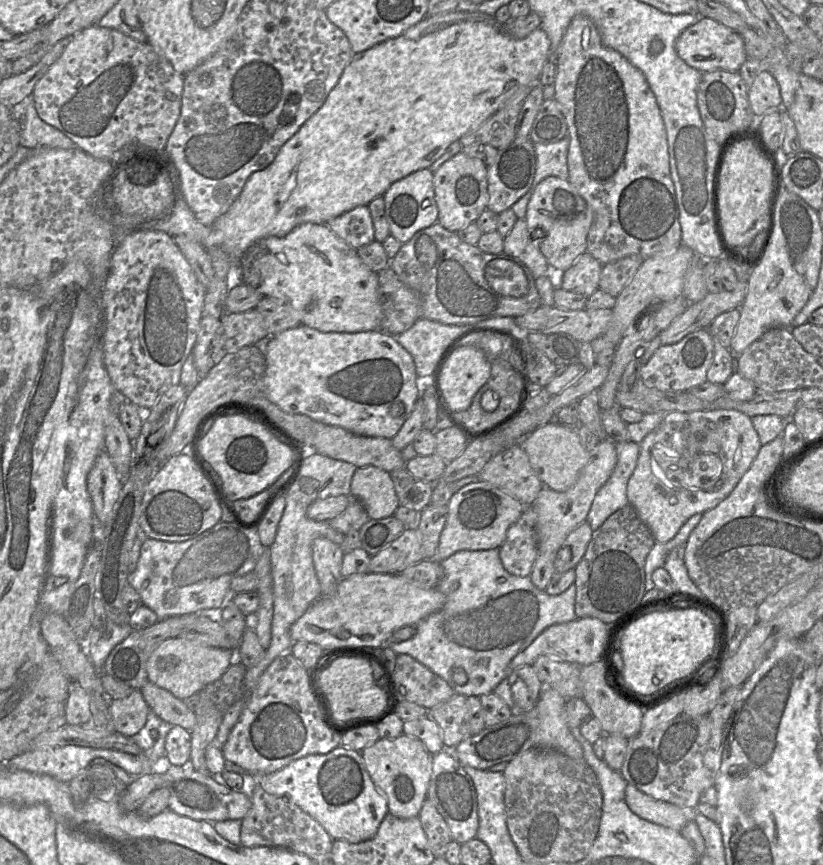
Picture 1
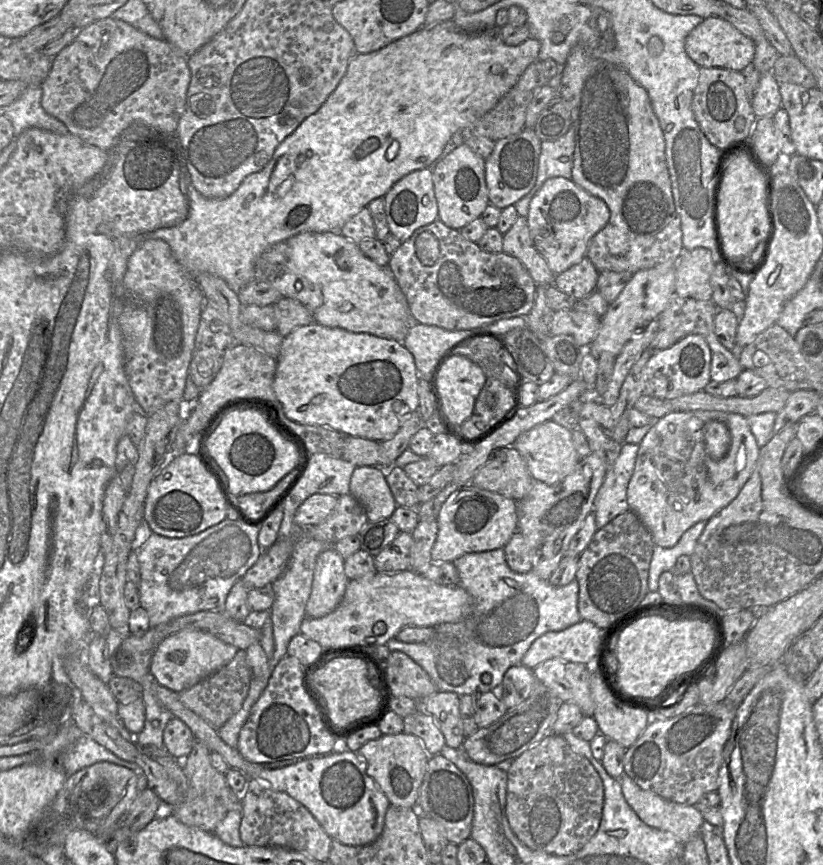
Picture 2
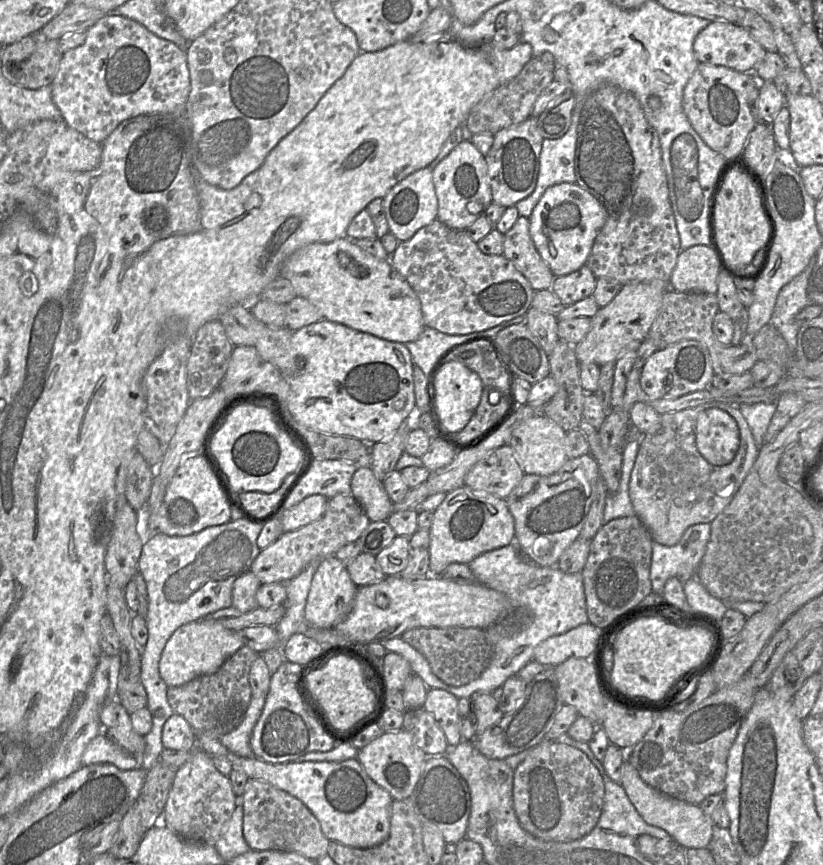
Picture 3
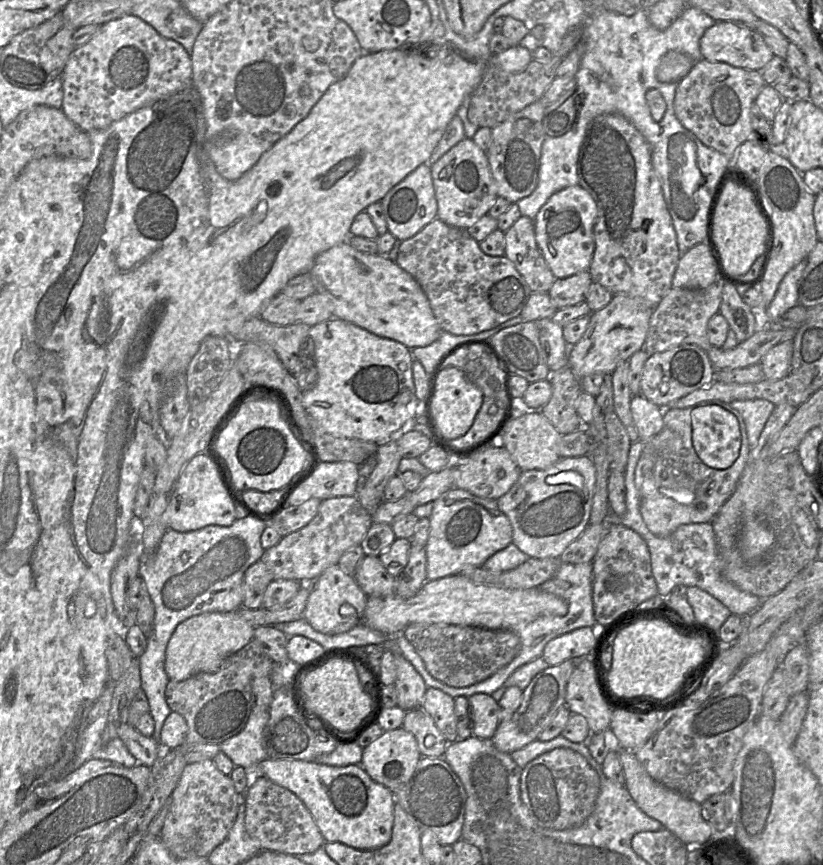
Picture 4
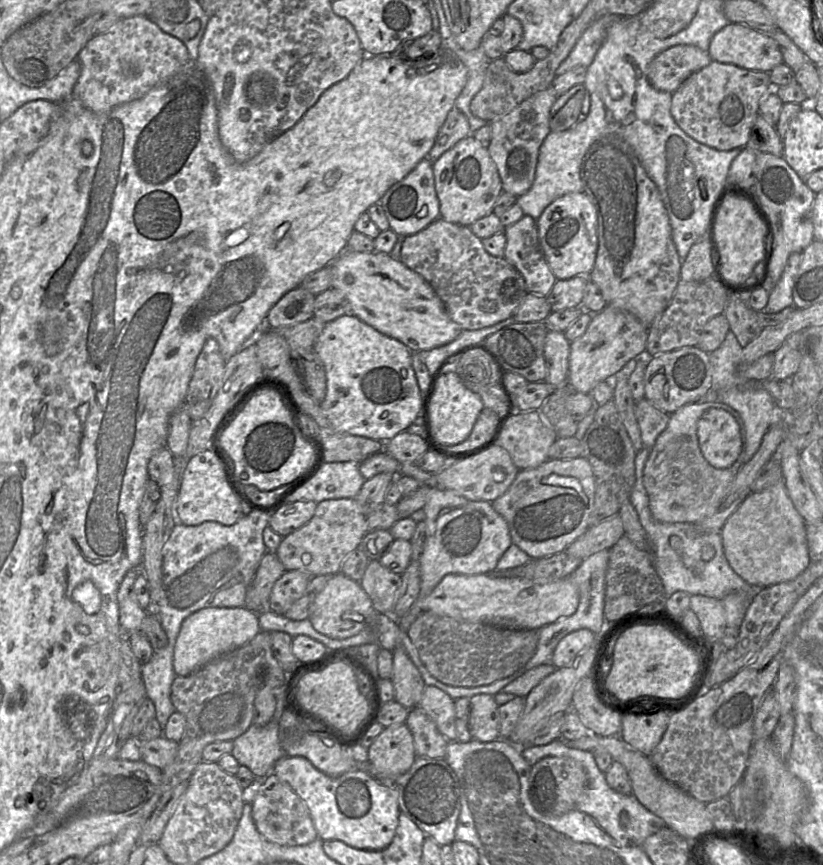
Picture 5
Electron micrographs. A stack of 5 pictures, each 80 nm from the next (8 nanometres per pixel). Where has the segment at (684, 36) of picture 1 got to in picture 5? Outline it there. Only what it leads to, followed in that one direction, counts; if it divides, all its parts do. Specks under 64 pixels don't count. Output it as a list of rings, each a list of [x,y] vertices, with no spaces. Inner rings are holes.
[[[729,23],[712,38],[708,53],[713,61],[769,73],[783,62],[772,36],[738,23]]]

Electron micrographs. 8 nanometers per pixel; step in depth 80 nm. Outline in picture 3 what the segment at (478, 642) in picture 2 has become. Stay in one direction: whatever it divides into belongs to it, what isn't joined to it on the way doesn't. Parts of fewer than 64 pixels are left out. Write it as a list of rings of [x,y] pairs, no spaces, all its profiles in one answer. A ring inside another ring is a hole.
[[[515,543],[483,553],[473,559],[468,566],[475,576],[476,583],[480,583],[504,594],[508,600],[507,610],[492,625],[484,630],[487,642],[493,649],[493,658],[479,678],[460,687],[448,685],[432,672],[427,659],[401,637],[379,642],[387,652],[395,652],[403,656],[410,663],[412,672],[421,677],[429,689],[445,690],[455,695],[458,699],[473,697],[478,693],[491,693],[496,688],[502,687],[509,677],[517,675],[533,659],[534,650],[542,641],[552,636],[565,634],[579,625],[589,622],[581,572],[566,574],[556,565],[552,567],[540,567],[531,562],[527,557],[524,557]]]

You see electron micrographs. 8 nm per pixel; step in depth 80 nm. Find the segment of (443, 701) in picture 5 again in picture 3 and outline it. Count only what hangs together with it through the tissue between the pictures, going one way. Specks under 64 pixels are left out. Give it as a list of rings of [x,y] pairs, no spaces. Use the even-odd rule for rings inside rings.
[[[429,689],[423,709],[430,713],[444,732],[449,747],[455,747],[463,741],[458,712],[459,699],[450,692],[441,689]]]

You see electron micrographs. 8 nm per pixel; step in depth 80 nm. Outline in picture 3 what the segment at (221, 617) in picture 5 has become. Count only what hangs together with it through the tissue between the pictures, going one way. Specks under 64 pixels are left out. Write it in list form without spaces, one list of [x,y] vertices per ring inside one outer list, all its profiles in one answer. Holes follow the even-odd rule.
[[[209,619],[189,622],[179,627],[167,641],[159,661],[159,674],[168,687],[182,686],[201,675],[215,673],[243,646],[241,634],[219,622]]]

